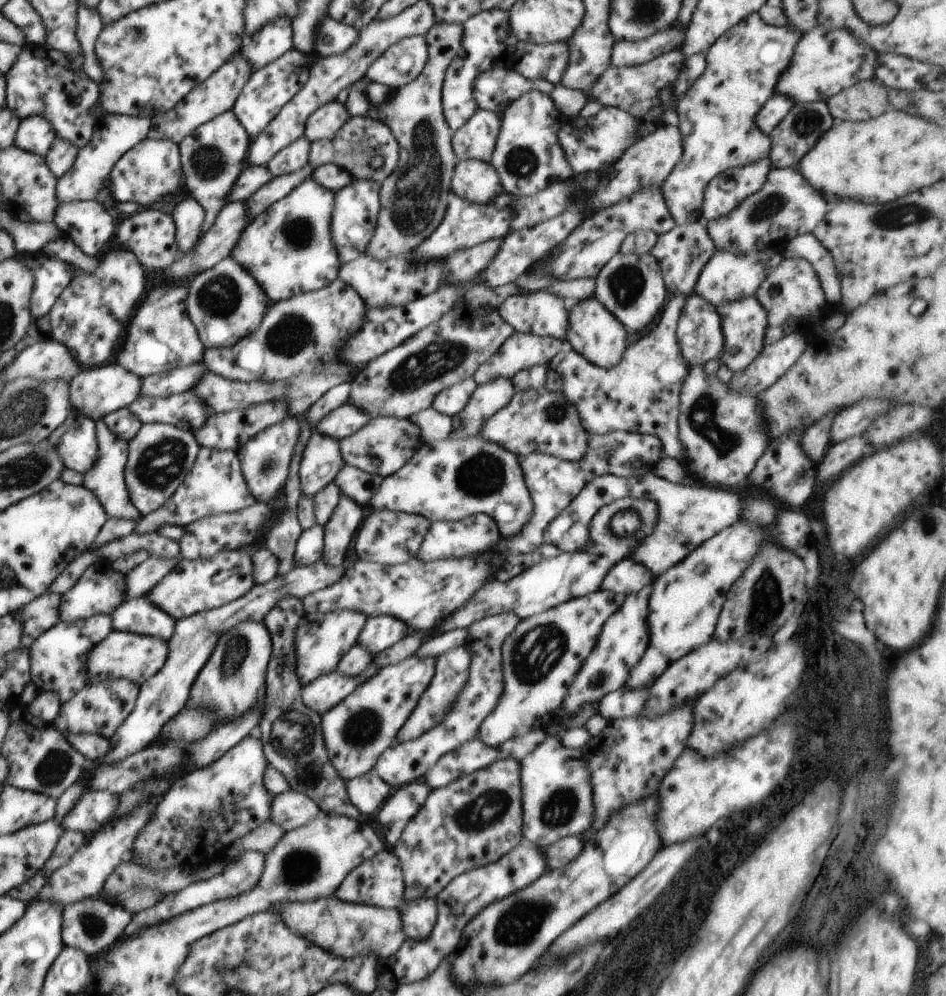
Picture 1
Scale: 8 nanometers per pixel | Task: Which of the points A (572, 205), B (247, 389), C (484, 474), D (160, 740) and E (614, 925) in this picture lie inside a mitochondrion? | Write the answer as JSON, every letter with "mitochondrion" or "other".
{"A":"other","B":"other","C":"mitochondrion","D":"other","E":"other"}

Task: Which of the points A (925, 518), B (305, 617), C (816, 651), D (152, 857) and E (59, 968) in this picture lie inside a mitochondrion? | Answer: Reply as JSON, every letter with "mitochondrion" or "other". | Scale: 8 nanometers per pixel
{"A":"mitochondrion","B":"other","C":"other","D":"mitochondrion","E":"other"}

